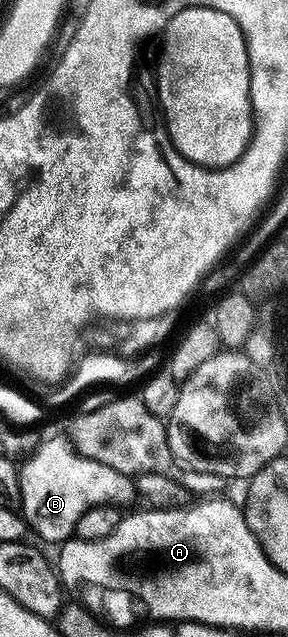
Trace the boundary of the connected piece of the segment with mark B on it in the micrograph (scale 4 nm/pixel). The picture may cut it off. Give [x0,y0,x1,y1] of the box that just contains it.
[19,437,137,544]

